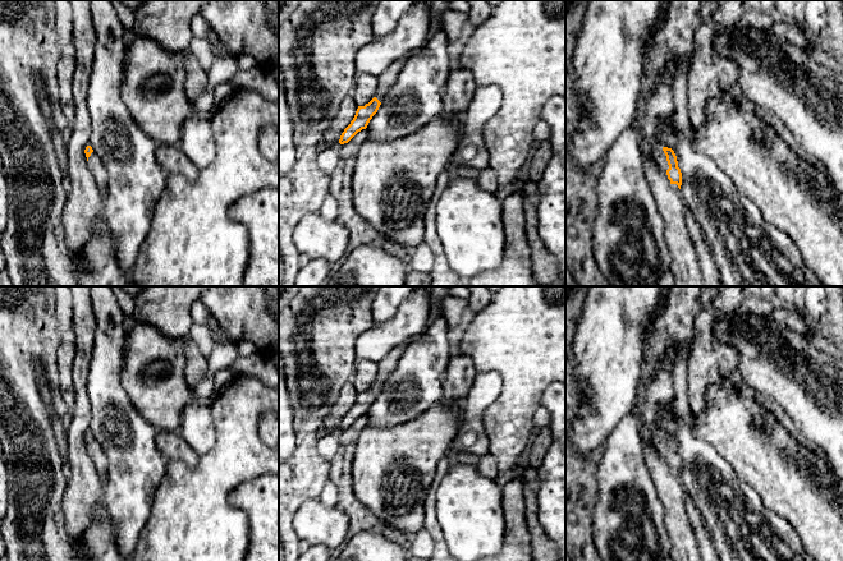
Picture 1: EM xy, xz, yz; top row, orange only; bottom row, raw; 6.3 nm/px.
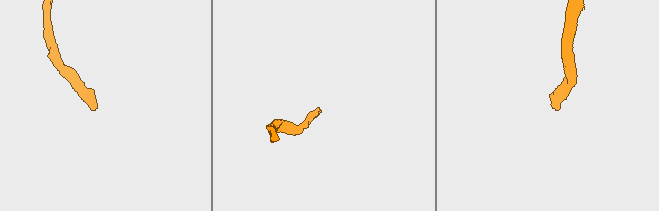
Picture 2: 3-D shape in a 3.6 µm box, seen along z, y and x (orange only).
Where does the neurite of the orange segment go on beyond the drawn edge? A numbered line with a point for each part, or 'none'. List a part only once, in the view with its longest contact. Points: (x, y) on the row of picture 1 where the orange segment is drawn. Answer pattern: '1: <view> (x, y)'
1: yz (658, 153)

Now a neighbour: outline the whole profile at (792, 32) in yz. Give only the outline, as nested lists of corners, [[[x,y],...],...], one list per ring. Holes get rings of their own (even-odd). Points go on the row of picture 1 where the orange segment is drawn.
[[[794,20],[792,23],[774,23],[769,28],[765,28],[765,31],[780,38],[785,38],[808,54],[814,52],[805,31]]]

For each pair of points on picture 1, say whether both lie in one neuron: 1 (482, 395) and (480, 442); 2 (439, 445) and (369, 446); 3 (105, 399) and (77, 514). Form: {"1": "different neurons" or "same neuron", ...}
{"1": "same neuron", "2": "same neuron", "3": "different neurons"}

